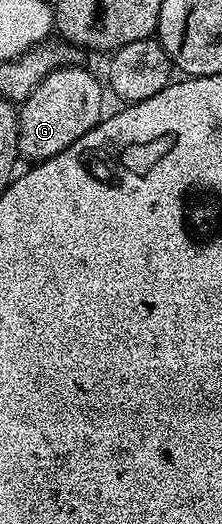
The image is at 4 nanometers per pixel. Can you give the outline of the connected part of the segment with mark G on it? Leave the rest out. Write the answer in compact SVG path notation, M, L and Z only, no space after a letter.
M58 65L39 82L38 88L17 109L17 155L23 161L30 160L34 164L44 162L70 148L74 140L82 140L82 136L86 136L86 132L90 132L102 120L105 113L103 93L101 79L99 82L90 71L80 66Z

